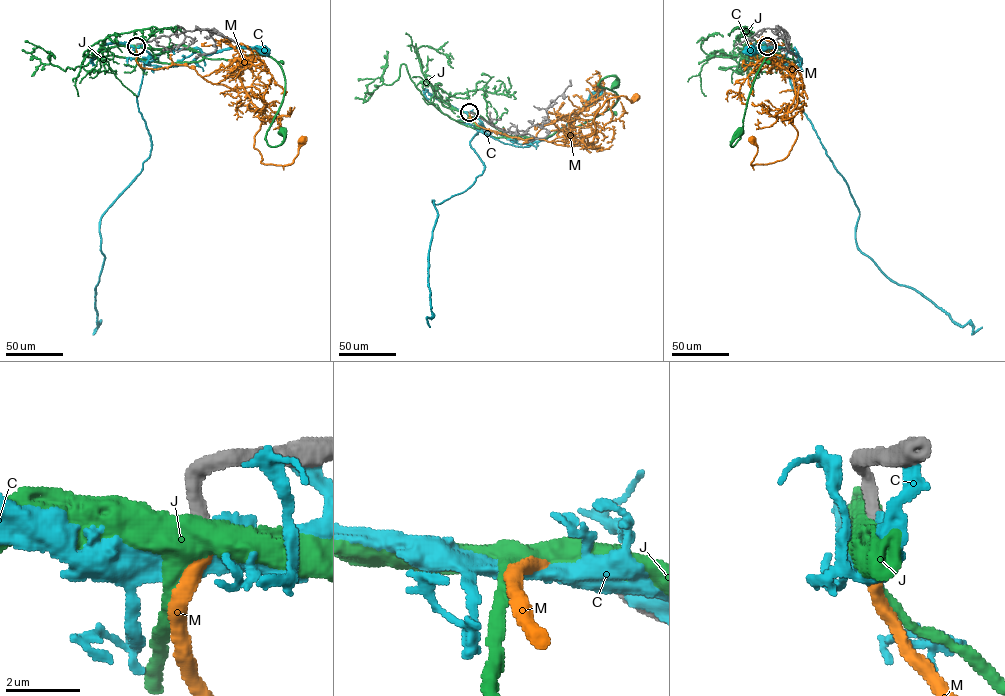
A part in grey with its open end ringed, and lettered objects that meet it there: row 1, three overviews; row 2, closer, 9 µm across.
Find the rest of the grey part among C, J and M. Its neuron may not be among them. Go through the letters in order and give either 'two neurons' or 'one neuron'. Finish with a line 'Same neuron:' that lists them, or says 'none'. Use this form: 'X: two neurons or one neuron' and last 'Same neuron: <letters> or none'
C: two neurons
J: two neurons
M: one neuron
Same neuron: M

